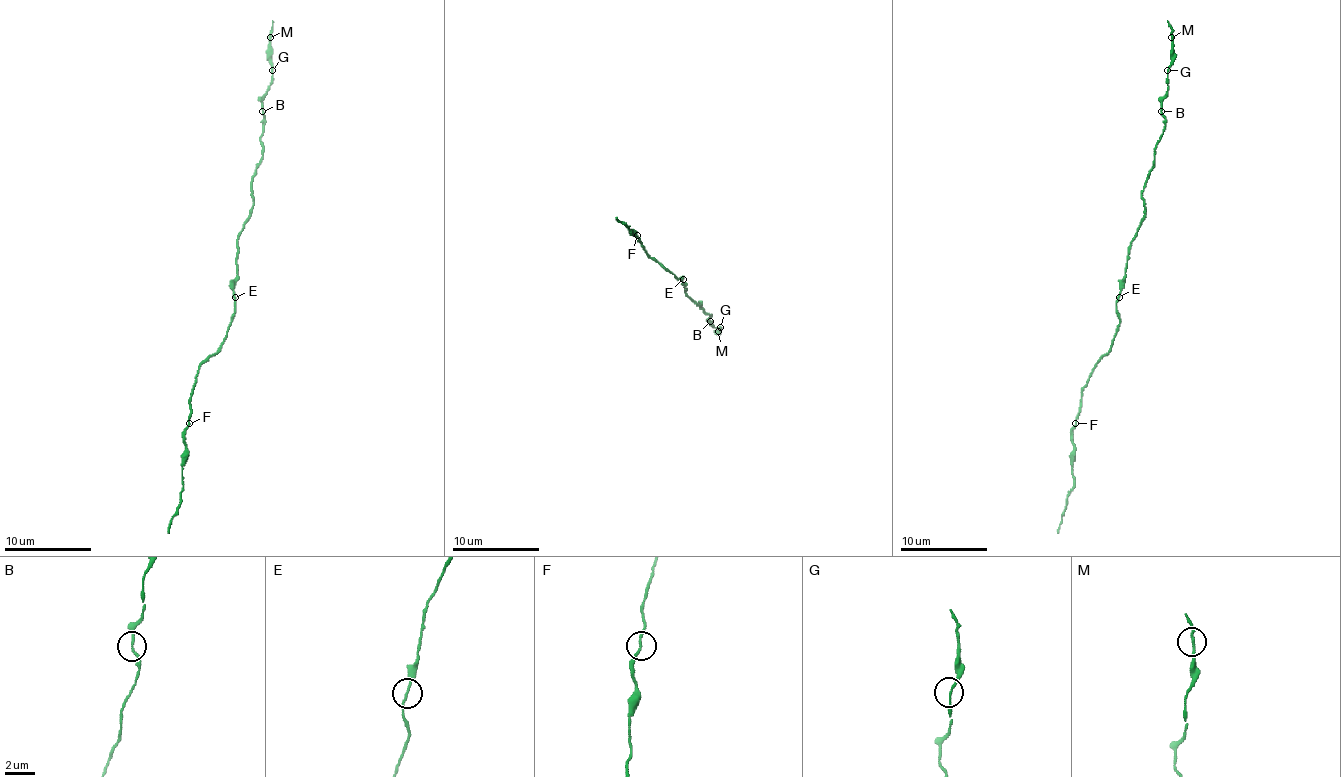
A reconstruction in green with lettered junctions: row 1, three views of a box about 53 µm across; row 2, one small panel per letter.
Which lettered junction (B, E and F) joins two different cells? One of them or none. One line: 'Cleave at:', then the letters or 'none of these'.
Cleave at: none of these

